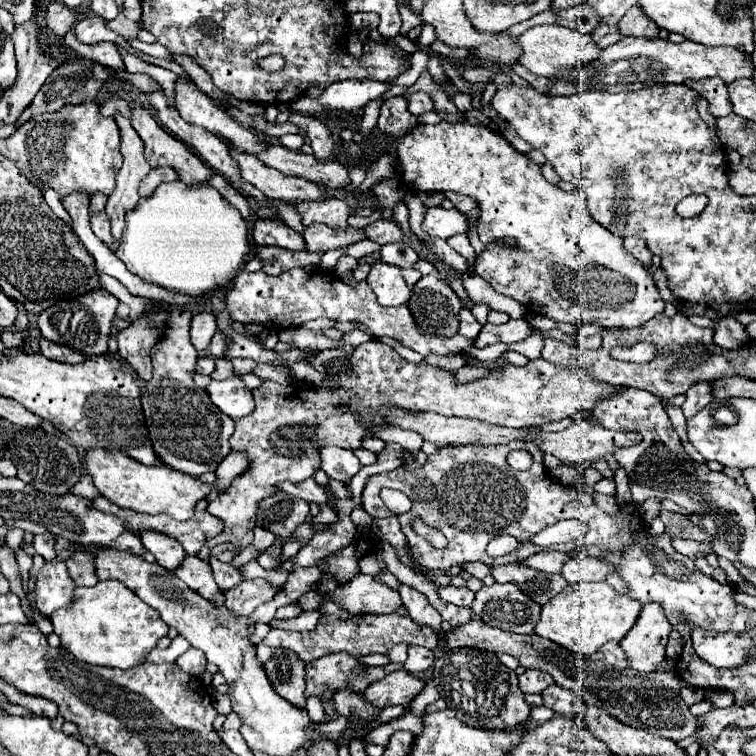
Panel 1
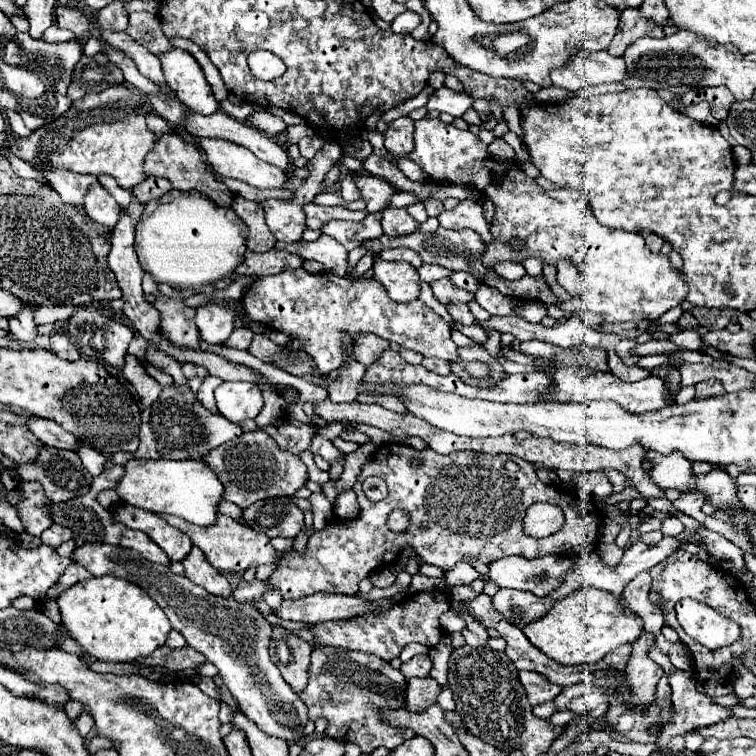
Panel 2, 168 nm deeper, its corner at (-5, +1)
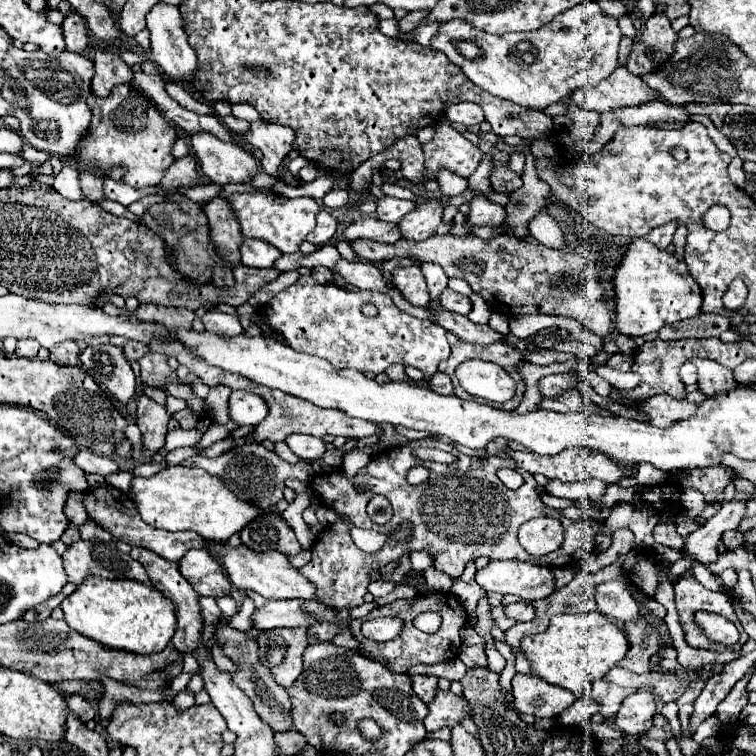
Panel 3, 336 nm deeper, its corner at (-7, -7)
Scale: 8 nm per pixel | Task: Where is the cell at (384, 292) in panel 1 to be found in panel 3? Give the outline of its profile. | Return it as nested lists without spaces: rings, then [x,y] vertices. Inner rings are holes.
[[[406,266],[394,270],[392,282],[398,286],[398,290],[402,290],[402,294],[412,306],[426,308],[430,304],[430,292],[426,288],[426,280],[420,266]]]

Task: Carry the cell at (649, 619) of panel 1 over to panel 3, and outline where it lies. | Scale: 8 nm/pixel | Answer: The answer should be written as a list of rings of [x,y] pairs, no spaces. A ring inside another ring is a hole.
[[[634,692],[628,698],[624,698],[614,722],[624,734],[638,736],[652,728],[654,714],[656,714],[656,696],[650,692]]]

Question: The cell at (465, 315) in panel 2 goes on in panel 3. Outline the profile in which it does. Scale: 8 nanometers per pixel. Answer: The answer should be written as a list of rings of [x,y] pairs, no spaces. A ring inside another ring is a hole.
[[[424,262],[424,264],[420,264],[420,268],[422,268],[424,276],[426,276],[428,290],[430,290],[430,296],[432,296],[430,308],[432,308],[432,306],[434,306],[434,308],[442,308],[442,304],[438,302],[438,294],[446,288],[446,284],[448,284],[448,276],[444,274],[442,266],[432,264],[432,262],[430,262],[430,264],[428,264],[428,262]]]

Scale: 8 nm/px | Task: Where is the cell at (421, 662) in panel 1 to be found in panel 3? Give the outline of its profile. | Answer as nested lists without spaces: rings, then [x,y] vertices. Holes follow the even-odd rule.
[[[412,676],[412,688],[424,704],[430,704],[438,690],[438,678],[436,676]]]

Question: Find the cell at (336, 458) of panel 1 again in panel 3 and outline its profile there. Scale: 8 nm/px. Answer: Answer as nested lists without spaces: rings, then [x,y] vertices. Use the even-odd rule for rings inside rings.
[[[290,434],[286,438],[286,444],[296,456],[300,456],[302,460],[310,460],[310,462],[316,458],[322,458],[322,454],[326,452],[322,438],[314,438],[306,434]]]

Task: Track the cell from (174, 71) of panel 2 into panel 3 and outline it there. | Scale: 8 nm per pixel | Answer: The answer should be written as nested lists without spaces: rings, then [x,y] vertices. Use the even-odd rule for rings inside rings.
[[[158,2],[146,16],[148,20],[148,32],[150,32],[150,58],[160,66],[160,70],[176,80],[176,82],[190,82],[190,74],[194,74],[194,70],[198,68],[198,60],[196,54],[192,50],[192,46],[188,44],[186,32],[184,32],[184,18],[180,14],[180,8],[174,4],[166,4],[166,2]]]

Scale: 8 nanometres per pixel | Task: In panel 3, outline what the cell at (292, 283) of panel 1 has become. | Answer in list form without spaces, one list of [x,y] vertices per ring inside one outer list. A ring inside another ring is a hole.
[[[300,276],[296,284],[276,294],[264,308],[264,316],[274,330],[284,334],[290,348],[326,358],[336,368],[382,374],[392,364],[402,364],[414,366],[430,378],[438,372],[438,364],[450,356],[450,344],[442,326],[398,310],[386,294],[372,290],[348,292],[336,284],[318,284],[312,276]],[[366,302],[378,306],[376,318],[366,318],[360,312]]]

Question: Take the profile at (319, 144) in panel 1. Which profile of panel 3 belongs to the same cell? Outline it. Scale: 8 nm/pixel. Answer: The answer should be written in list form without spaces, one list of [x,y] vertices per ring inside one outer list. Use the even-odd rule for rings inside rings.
[[[242,192],[242,194],[232,194],[226,198],[232,210],[236,212],[240,230],[244,238],[256,238],[262,242],[268,242],[276,246],[282,254],[298,252],[298,246],[306,236],[314,230],[316,226],[316,214],[320,210],[318,202],[314,198],[302,196],[302,198],[284,198],[274,194],[262,194],[262,192]]]

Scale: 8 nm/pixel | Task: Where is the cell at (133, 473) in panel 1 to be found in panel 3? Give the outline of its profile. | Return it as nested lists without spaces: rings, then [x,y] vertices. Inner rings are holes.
[[[168,466],[150,478],[134,476],[132,492],[136,508],[146,524],[168,532],[194,530],[210,542],[226,542],[232,534],[238,534],[248,522],[252,522],[252,518],[272,512],[270,508],[262,510],[258,506],[250,506],[248,502],[242,502],[216,476],[200,468]]]

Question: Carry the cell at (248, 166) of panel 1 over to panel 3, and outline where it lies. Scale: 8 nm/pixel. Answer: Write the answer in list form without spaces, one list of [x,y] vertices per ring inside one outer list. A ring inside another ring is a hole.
[[[198,132],[190,136],[190,144],[192,144],[192,152],[196,156],[196,160],[200,162],[200,170],[216,184],[224,186],[224,184],[238,184],[238,182],[246,182],[250,176],[254,176],[254,172],[258,168],[254,168],[254,158],[238,144],[234,142],[222,142],[220,138],[214,138],[214,134],[210,132]]]

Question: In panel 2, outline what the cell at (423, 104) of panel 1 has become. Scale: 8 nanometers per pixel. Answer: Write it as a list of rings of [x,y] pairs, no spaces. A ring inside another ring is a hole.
[[[446,86],[438,88],[432,92],[426,110],[438,110],[438,112],[448,112],[452,116],[462,116],[470,106],[472,106],[472,96],[464,94],[464,92],[454,92]]]

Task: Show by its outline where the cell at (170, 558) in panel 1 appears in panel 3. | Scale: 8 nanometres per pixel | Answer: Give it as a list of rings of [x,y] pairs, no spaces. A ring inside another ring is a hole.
[[[96,486],[96,488],[88,488],[84,494],[84,508],[90,514],[90,518],[94,518],[98,524],[102,524],[112,536],[116,536],[118,540],[130,544],[132,548],[146,548],[150,552],[156,552],[158,556],[170,560],[170,562],[178,562],[186,550],[190,548],[202,548],[204,546],[204,538],[194,534],[194,532],[166,532],[166,530],[158,530],[152,526],[146,526],[146,522],[142,522],[142,518],[138,518],[138,508],[134,506],[134,502],[122,494],[118,488],[112,486]]]

